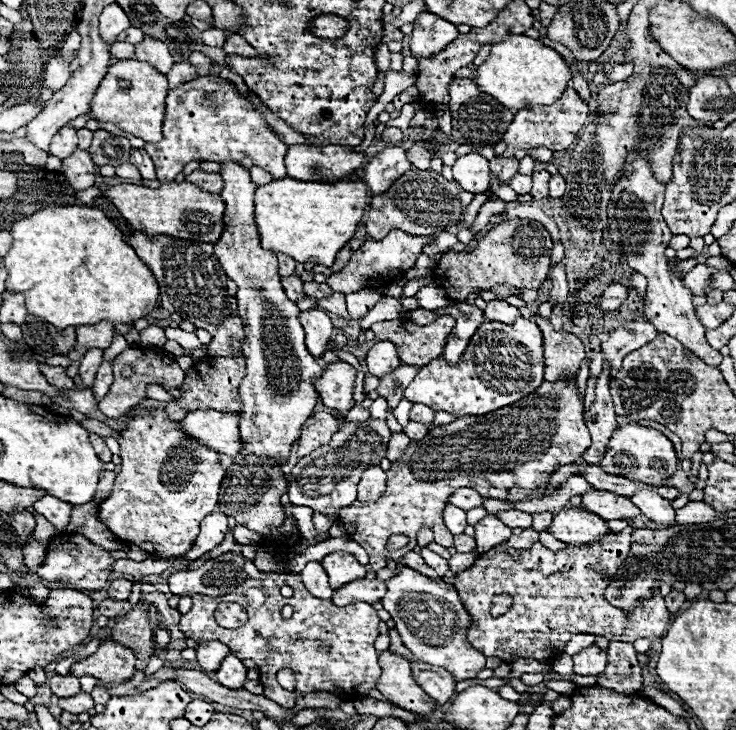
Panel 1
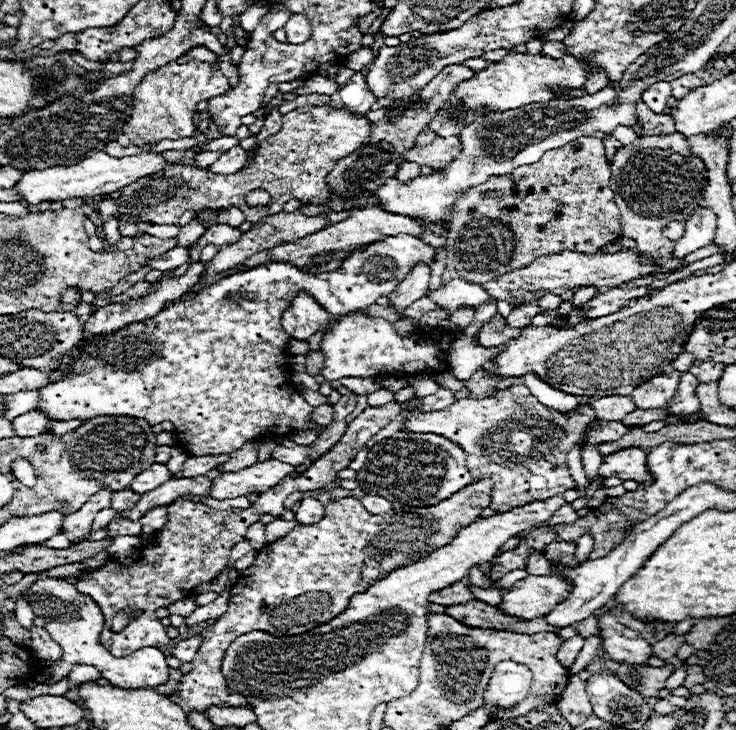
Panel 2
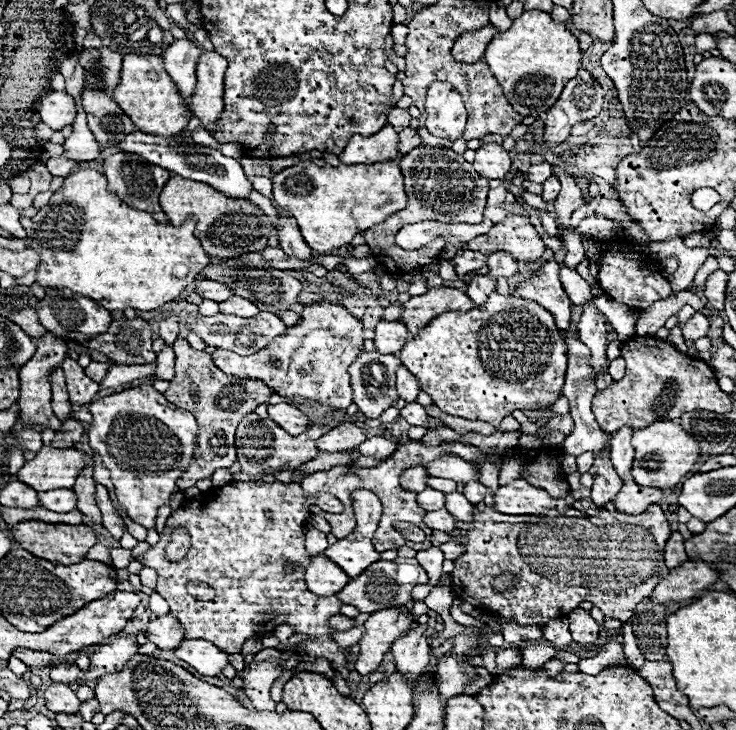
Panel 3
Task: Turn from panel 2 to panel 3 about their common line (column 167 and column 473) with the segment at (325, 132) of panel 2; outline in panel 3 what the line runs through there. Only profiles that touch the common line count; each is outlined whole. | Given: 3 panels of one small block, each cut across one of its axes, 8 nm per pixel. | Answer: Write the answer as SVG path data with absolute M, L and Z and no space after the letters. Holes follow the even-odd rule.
M420 146L408 152L400 160L402 176L404 176L404 188L408 196L408 204L404 210L394 212L390 218L384 222L368 228L364 232L366 244L372 248L374 258L378 264L392 274L392 260L396 268L396 276L406 274L410 270L416 270L420 266L438 262L438 254L444 248L444 238L436 238L434 242L418 248L418 250L402 250L396 246L394 236L396 232L412 222L422 222L422 220L438 220L446 224L454 222L466 222L466 224L478 224L482 222L482 212L486 206L486 196L488 196L488 180L480 176L470 162L466 162L460 154L446 150L446 148L428 148Z

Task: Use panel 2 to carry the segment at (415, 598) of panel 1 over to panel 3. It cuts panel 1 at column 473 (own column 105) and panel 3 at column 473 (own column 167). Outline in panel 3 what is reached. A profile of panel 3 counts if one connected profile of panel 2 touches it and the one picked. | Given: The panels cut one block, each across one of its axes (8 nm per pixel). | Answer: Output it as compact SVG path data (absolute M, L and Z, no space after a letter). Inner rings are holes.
M445 655L438 661L436 680L444 700L458 696L464 688L476 678L476 666L468 662L460 662L450 655Z

